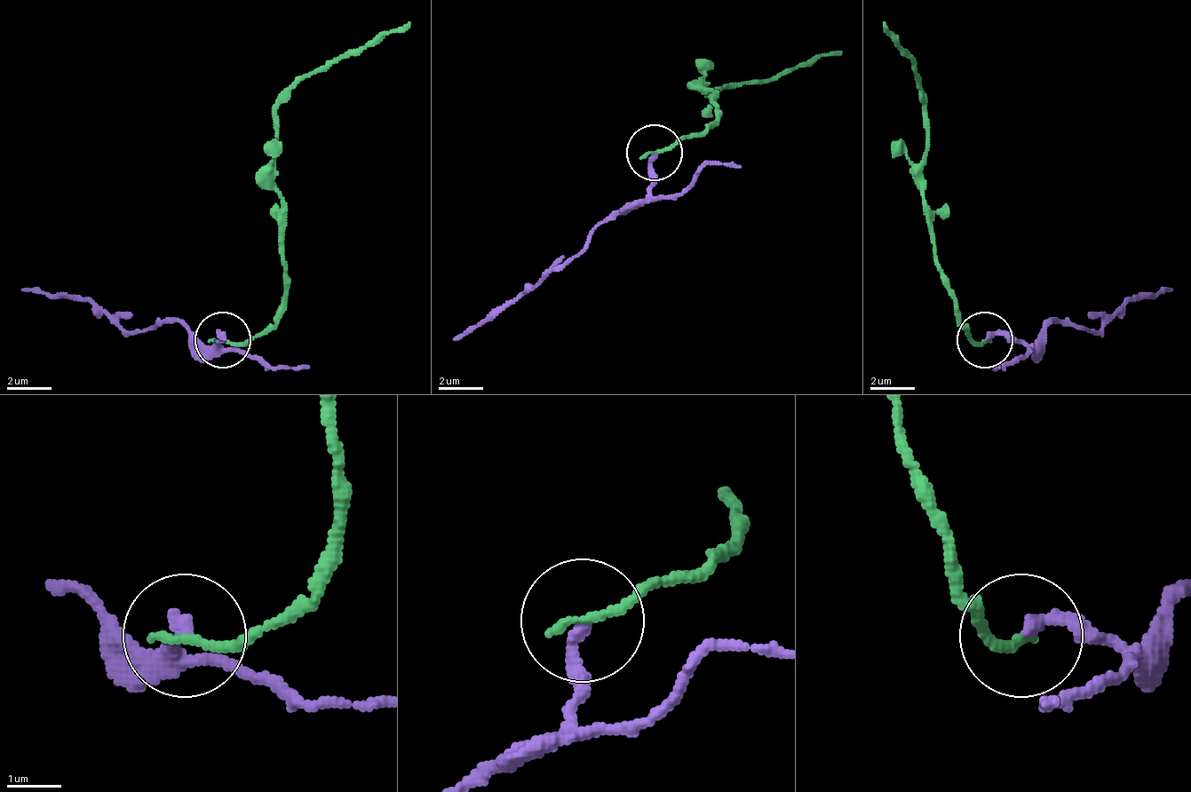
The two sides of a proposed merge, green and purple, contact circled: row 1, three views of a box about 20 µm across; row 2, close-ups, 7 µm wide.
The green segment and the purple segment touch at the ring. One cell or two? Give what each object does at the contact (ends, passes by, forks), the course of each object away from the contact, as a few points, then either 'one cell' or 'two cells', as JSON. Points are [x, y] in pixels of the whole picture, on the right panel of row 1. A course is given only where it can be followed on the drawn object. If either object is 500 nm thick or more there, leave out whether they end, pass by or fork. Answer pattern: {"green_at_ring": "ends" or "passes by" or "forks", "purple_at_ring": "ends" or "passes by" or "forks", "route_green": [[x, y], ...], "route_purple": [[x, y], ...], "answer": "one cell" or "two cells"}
{"green_at_ring": "ends", "purple_at_ring": "ends", "route_green": [[983, 338], [978, 344], [949, 294], [922, 193], [927, 104], [917, 64], [883, 19]], "route_purple": [[983, 338], [1012, 333], [1034, 344], [1051, 321], [1095, 333], [1129, 299], [1173, 288]], "answer": "two cells"}

